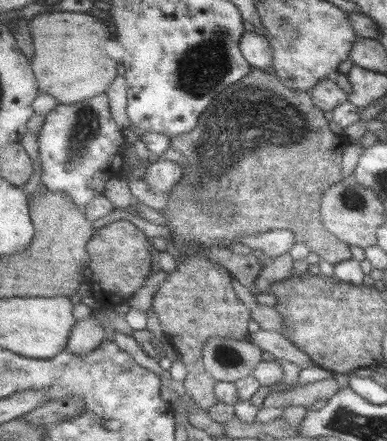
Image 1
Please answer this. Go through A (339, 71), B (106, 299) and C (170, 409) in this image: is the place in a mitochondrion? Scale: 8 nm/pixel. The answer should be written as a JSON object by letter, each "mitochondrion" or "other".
{"A":"other","B":"other","C":"other"}

